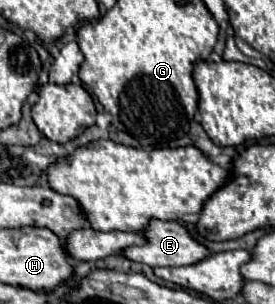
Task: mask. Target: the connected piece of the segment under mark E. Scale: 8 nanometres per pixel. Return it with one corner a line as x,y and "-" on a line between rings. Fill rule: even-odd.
152,220
144,230
146,244
130,246
122,254
130,260
156,266
190,266
210,256
210,250
198,242
180,222

